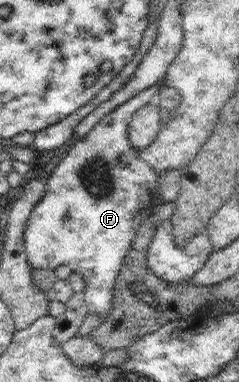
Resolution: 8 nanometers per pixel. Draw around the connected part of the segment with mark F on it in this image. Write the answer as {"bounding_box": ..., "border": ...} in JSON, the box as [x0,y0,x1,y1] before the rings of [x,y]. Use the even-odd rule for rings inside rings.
{"bounding_box":[24,81,164,319],"border":[[[159,81],[134,95],[129,101],[122,103],[117,109],[103,117],[102,121],[97,122],[95,128],[91,129],[85,137],[75,138],[66,147],[65,153],[57,158],[54,170],[47,179],[45,193],[31,211],[24,229],[26,257],[31,267],[55,270],[57,266],[67,264],[72,271],[82,273],[86,281],[84,302],[87,311],[98,318],[105,319],[110,313],[114,285],[124,258],[128,249],[131,249],[141,221],[153,213],[153,207],[159,199],[157,191],[159,173],[140,157],[140,151],[131,146],[128,130],[135,112],[145,104],[149,104],[163,84],[164,82]],[[121,156],[127,158],[126,167],[117,164]]]}

